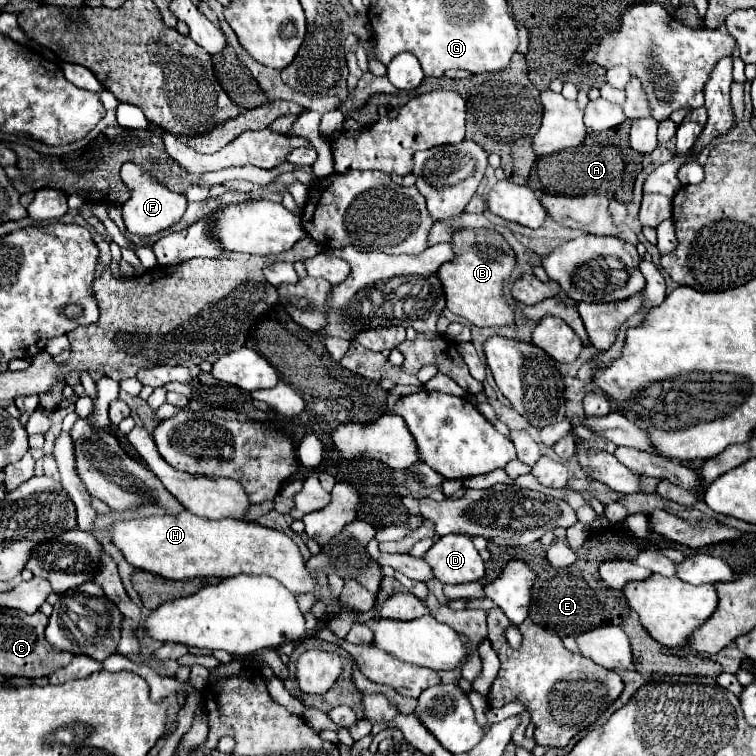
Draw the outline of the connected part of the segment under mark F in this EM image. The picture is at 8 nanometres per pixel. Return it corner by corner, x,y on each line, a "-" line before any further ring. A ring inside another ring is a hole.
125,163
121,167
121,179
131,189
131,199
123,205
123,221
129,233
139,237
151,237
163,229
169,229
183,217
187,199
181,193
173,193
167,187
159,185
155,179
143,173
143,169
139,169
135,163

